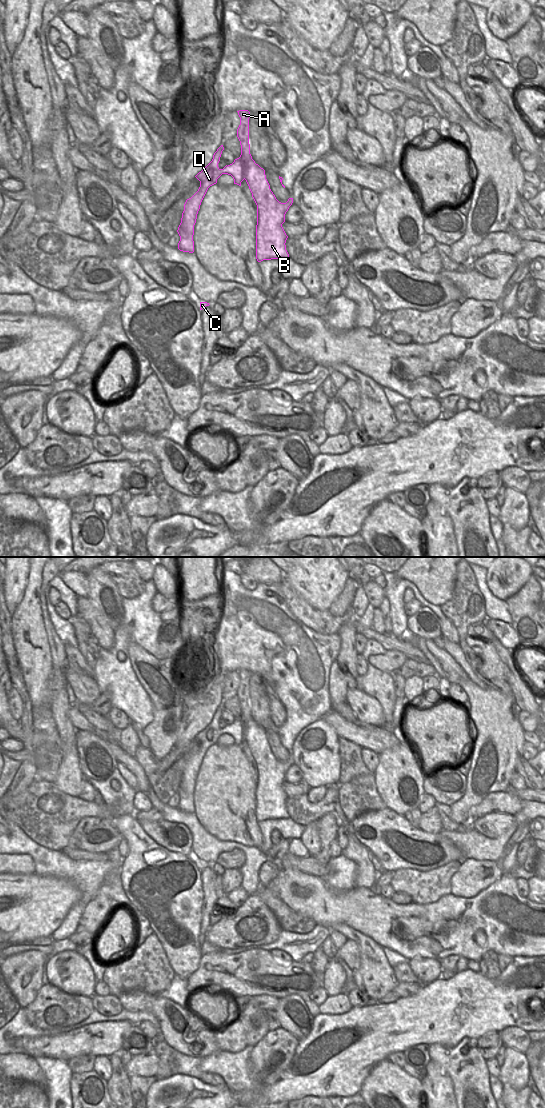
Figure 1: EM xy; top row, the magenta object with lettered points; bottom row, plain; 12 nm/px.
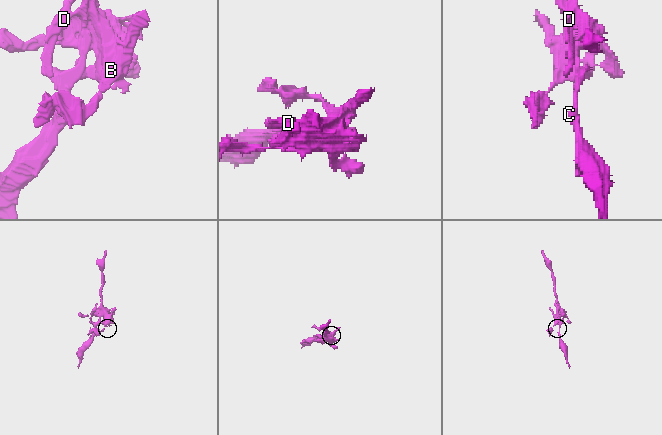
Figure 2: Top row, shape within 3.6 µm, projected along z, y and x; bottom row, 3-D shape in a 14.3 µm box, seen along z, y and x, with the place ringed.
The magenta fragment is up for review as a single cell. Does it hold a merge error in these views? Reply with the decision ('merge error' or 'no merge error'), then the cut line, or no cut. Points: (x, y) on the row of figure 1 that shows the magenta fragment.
merge error; cut in xy along (239, 157), (244, 163), (251, 159)

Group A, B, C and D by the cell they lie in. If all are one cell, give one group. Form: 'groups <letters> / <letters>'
groups A C / B D

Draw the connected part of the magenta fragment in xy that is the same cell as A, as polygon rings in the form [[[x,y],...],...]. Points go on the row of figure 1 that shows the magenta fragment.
[[[239,110],[237,112],[240,117],[240,125],[237,129],[237,137],[241,145],[240,158],[242,162],[246,164],[252,159],[252,156],[250,154],[250,144],[249,144],[250,112],[248,110]]]

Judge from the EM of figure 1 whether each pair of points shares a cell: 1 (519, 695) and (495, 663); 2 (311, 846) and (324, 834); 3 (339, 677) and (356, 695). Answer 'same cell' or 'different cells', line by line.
1: different cells
2: different cells
3: different cells

